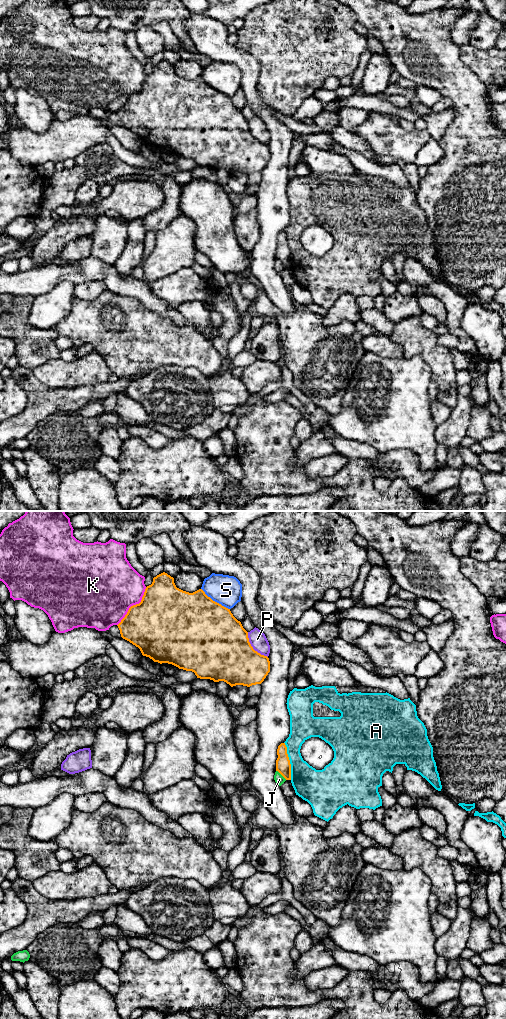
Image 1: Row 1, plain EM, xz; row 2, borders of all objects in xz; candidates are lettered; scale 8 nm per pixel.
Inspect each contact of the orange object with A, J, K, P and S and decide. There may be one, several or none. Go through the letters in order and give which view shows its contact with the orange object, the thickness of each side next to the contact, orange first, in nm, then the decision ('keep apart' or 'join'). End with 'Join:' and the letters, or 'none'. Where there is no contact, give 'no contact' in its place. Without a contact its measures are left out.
A: meets orange in xz; 120 nm thick on the orange side, 260 nm on the other; keep apart
J: meets orange in xz; 120 nm thick on the orange side, 80 nm on the other; keep apart
K: meets orange in xz; 460 nm thick on the orange side, 480 nm on the other; keep apart
P: meets orange in xz; 480 nm thick on the orange side, 140 nm on the other; keep apart
S: meets orange in xz; 500 nm thick on the orange side, 240 nm on the other; keep apart
Join: none

